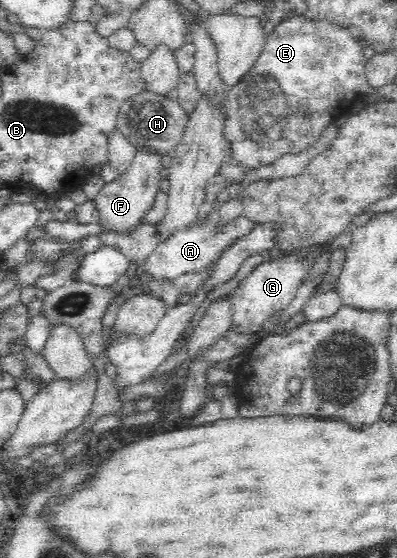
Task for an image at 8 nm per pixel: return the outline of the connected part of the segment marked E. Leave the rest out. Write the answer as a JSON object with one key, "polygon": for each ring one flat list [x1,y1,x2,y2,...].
{"polygon":[[302,18,280,23,265,39,255,66,227,93,223,136,232,144,236,160,246,168,258,169,272,165,289,153,309,150,337,118,352,112,360,99,379,93,365,76,366,62,359,42,336,26]]}

